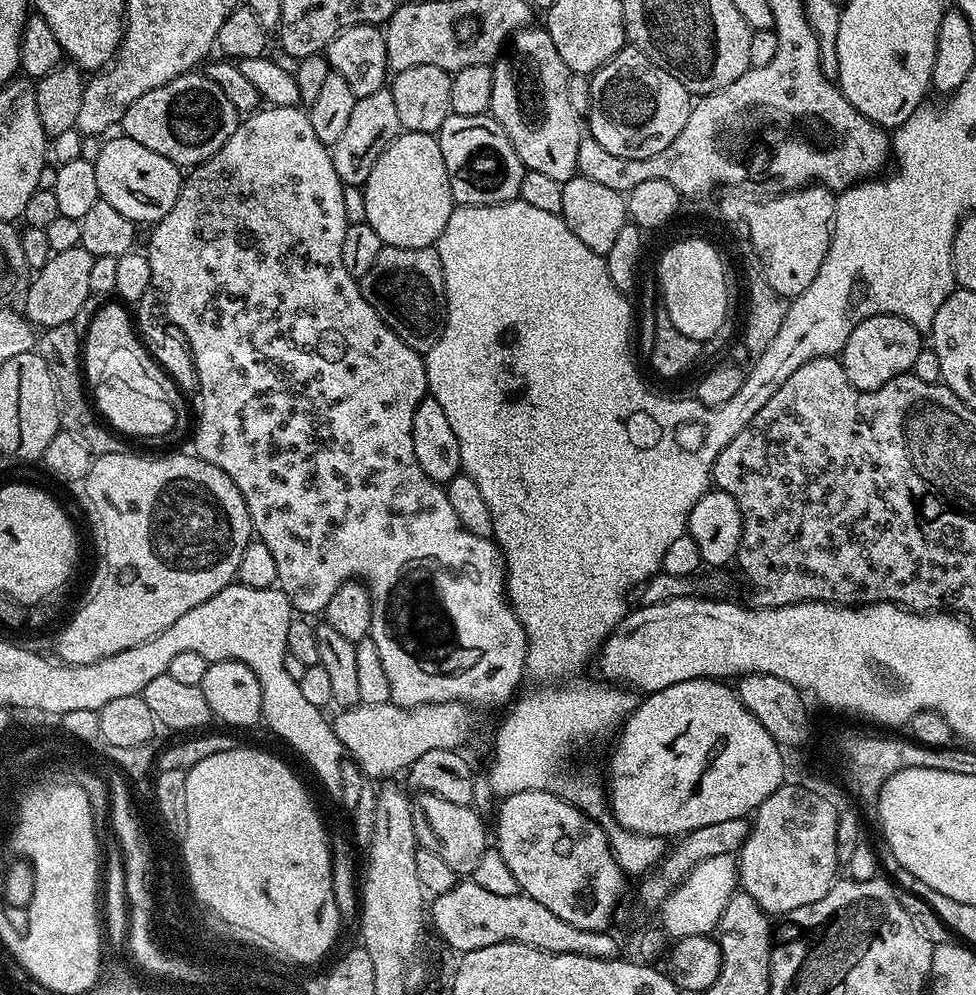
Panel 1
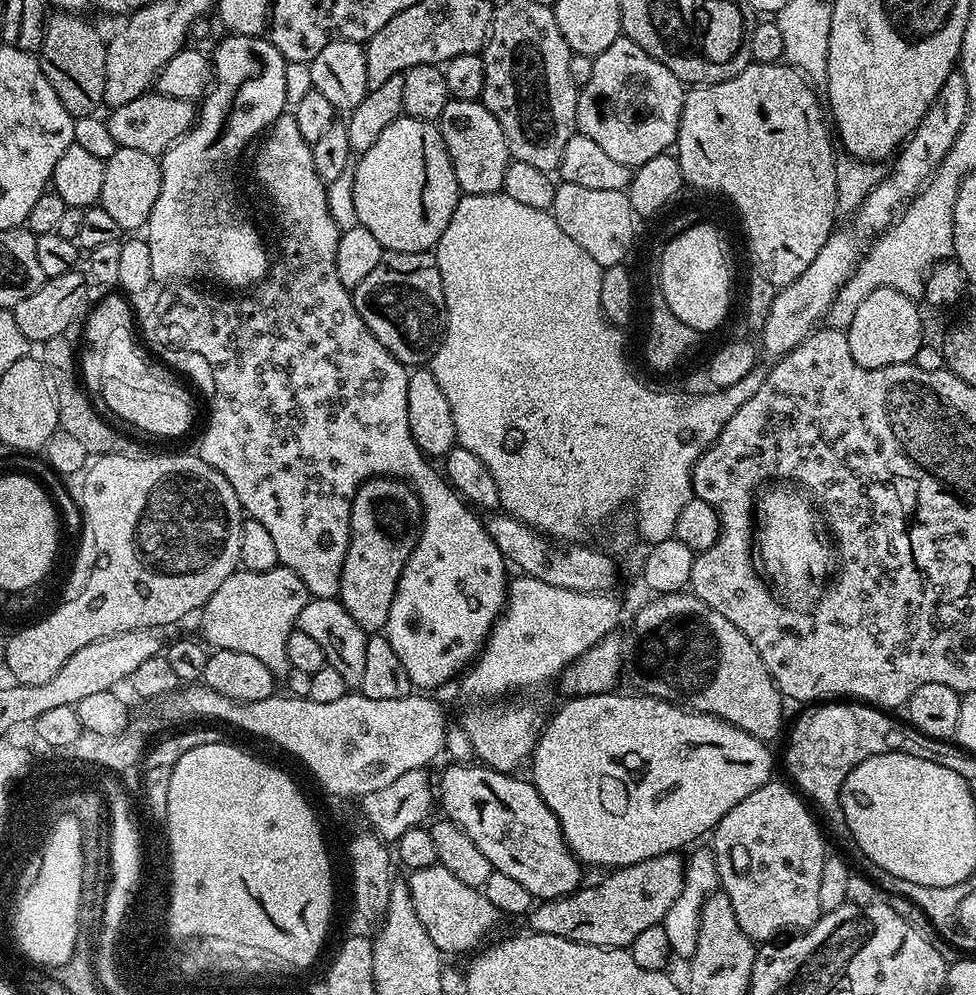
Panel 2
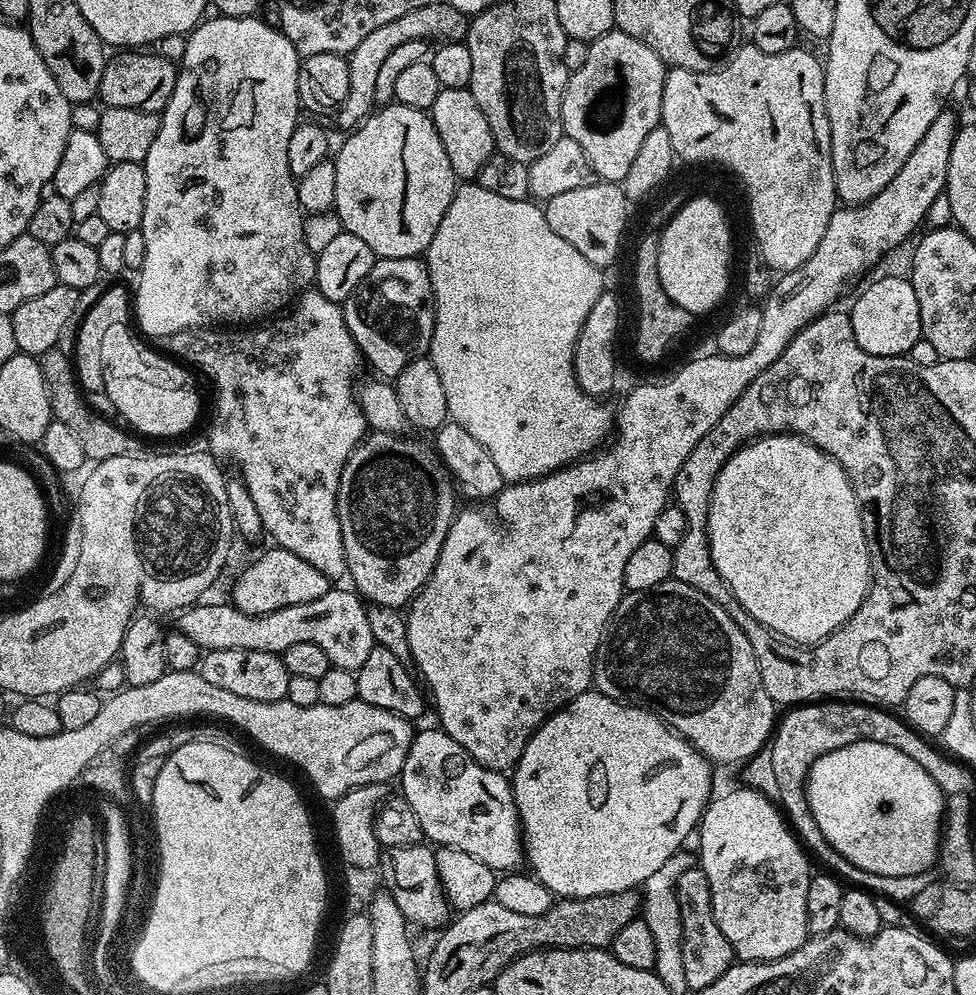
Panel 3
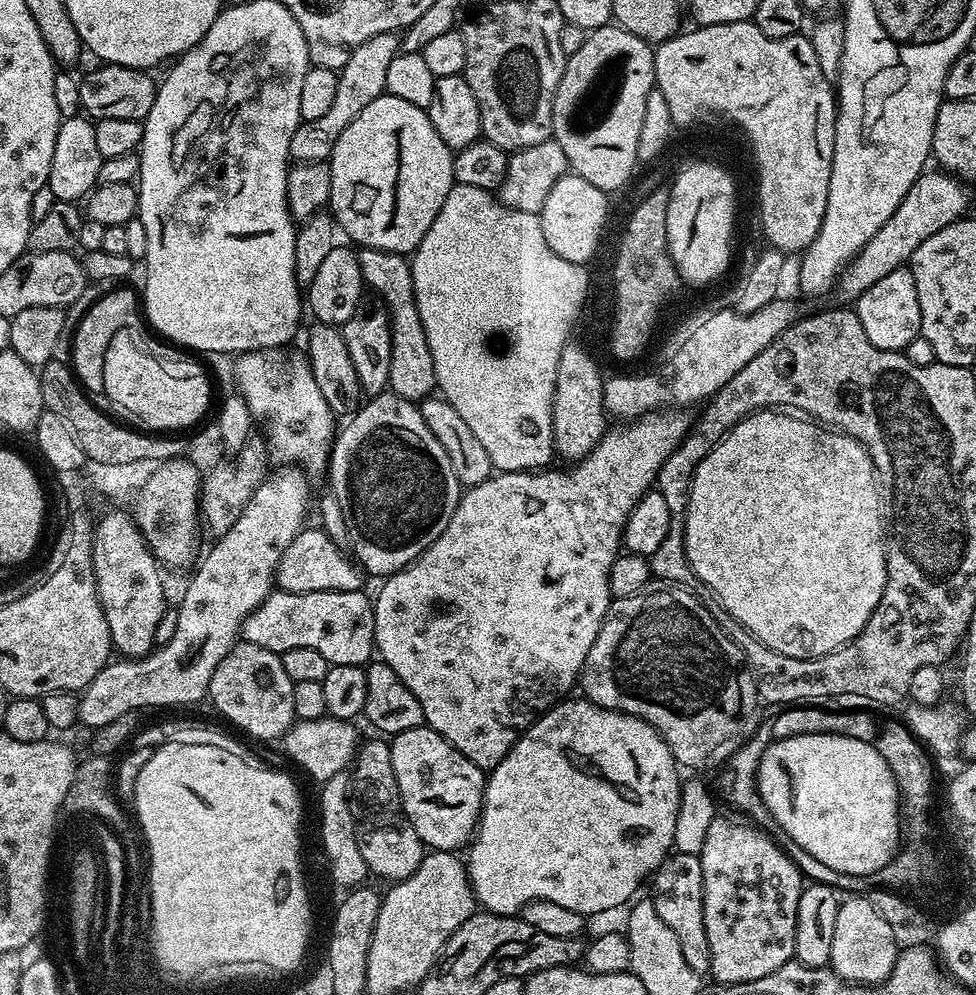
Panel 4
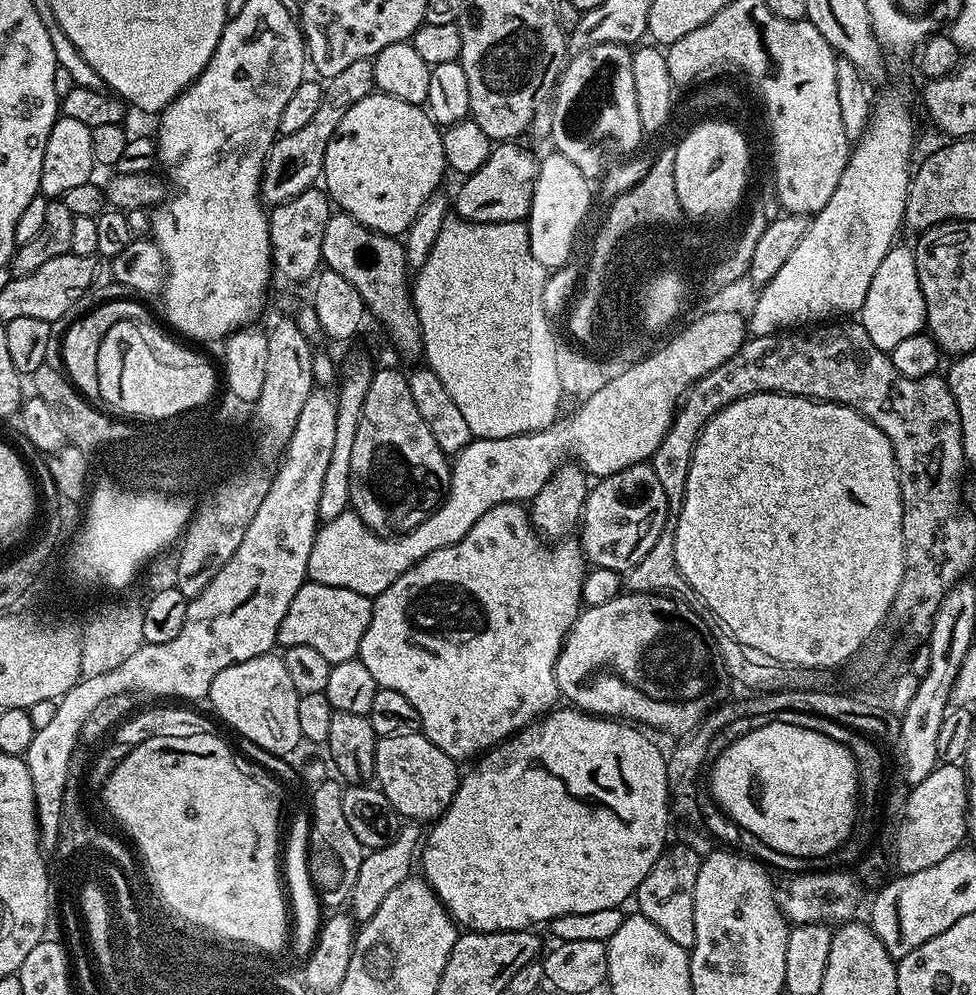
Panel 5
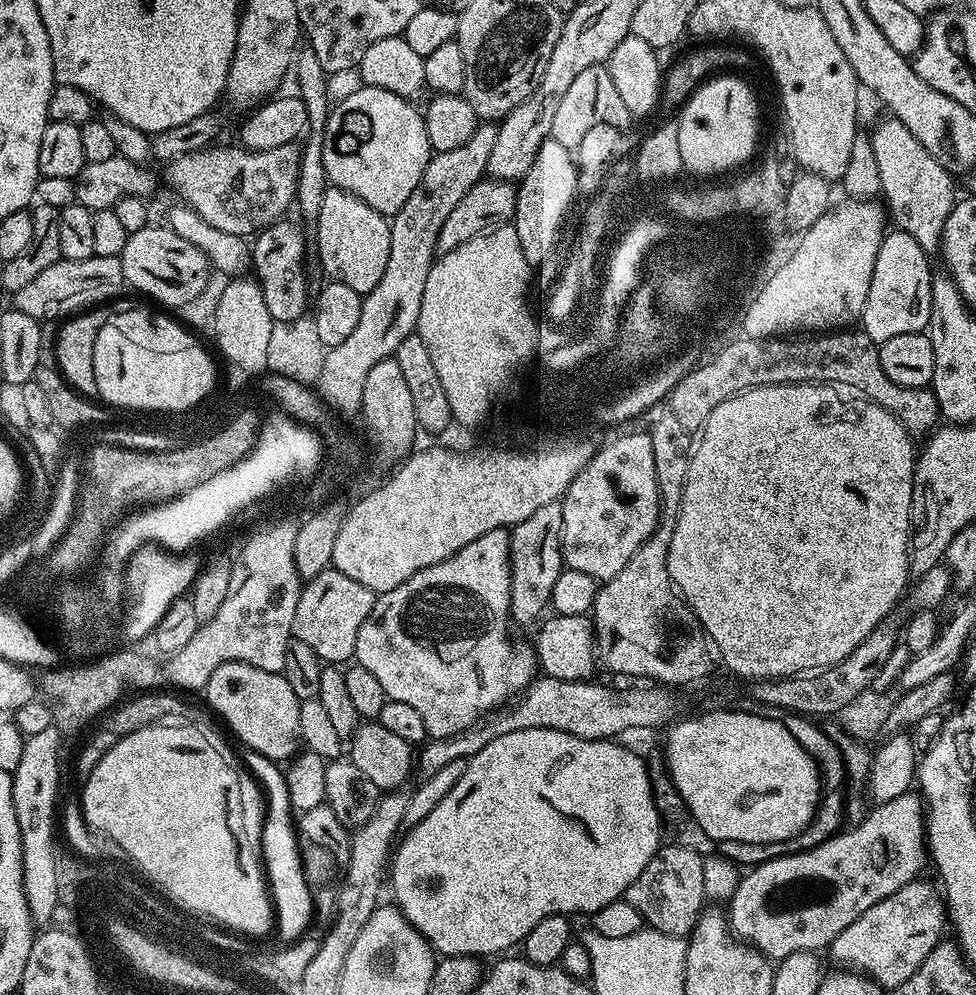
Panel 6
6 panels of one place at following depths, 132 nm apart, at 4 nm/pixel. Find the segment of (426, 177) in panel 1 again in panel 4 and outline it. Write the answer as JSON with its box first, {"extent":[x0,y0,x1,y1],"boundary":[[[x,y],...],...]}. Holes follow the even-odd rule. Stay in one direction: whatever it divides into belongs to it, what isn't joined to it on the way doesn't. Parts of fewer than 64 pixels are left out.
{"extent":[330,94,453,252],"boundary":[[[387,94],[374,98],[338,134],[330,157],[330,212],[339,231],[360,248],[415,252],[452,189],[453,155],[453,149],[438,138],[438,130],[434,130],[425,109]]]}

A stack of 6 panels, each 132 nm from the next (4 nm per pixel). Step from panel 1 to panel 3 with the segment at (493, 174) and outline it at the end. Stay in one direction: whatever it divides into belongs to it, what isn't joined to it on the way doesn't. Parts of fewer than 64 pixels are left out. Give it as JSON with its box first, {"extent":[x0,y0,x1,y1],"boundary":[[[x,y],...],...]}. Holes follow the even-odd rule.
{"extent":[430,87,497,182],"boundary":[[[468,87],[441,88],[438,98],[434,98],[430,115],[438,130],[438,138],[442,138],[446,158],[450,158],[450,166],[456,177],[464,182],[479,177],[482,166],[486,166],[497,147],[490,130],[490,122],[486,122],[486,114],[482,114],[478,102],[474,102],[472,91]]]}

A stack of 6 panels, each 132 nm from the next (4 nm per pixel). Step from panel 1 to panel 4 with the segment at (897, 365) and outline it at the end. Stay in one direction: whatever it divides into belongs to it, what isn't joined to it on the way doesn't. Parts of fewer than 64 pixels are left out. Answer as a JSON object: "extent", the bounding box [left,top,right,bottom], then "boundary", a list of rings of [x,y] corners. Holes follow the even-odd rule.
{"extent":[854,267,921,352],"boundary":[[[907,267],[894,270],[886,274],[886,278],[874,282],[870,290],[866,290],[854,301],[854,311],[858,322],[862,322],[862,330],[866,330],[866,338],[870,338],[878,350],[903,352],[906,345],[921,335],[918,292]]]}

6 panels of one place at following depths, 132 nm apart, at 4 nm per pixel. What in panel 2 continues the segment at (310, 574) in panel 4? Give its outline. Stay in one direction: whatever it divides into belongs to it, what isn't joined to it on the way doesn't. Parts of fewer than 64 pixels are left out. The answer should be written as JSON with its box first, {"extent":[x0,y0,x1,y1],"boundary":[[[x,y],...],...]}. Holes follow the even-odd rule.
{"extent":[199,566,309,678],"boundary":[[[277,566],[265,572],[237,570],[205,602],[199,613],[199,635],[205,645],[213,649],[242,650],[242,654],[258,658],[273,676],[284,678],[289,670],[286,638],[290,638],[298,614],[302,614],[309,599],[302,578],[288,568]]]}

